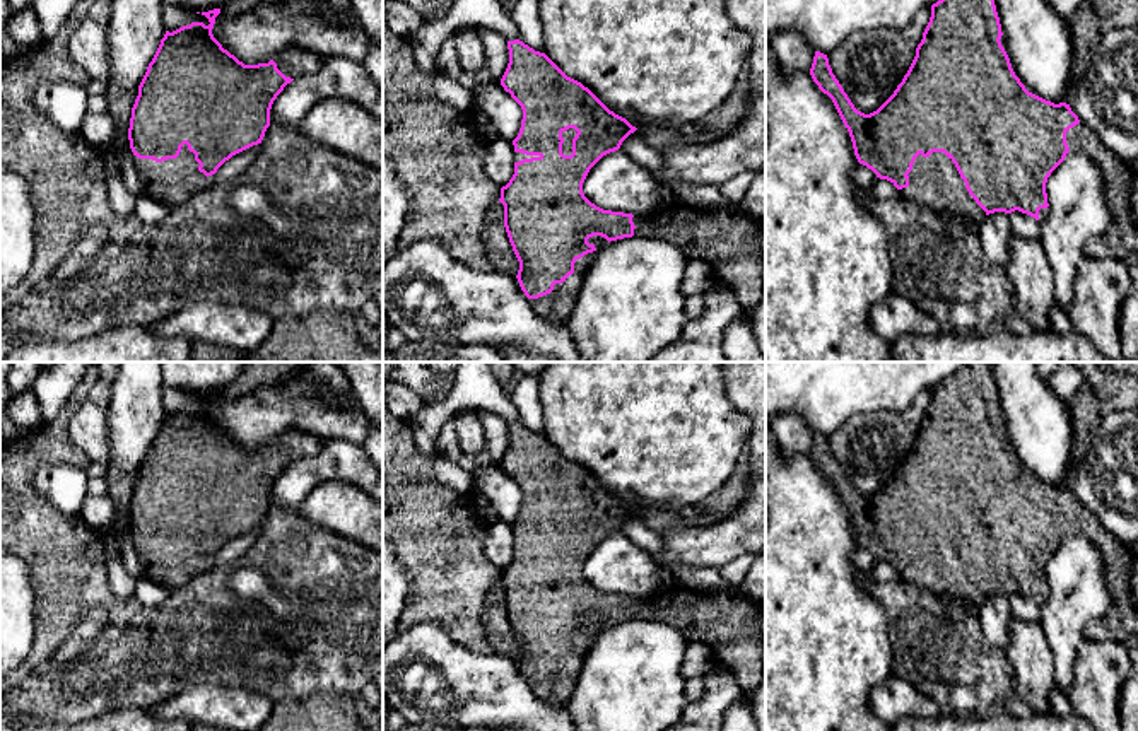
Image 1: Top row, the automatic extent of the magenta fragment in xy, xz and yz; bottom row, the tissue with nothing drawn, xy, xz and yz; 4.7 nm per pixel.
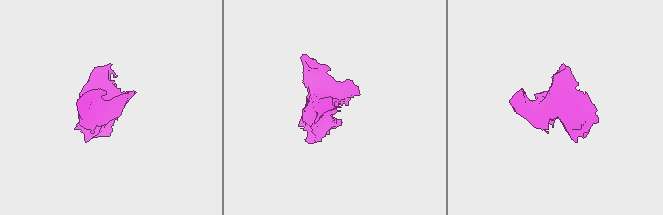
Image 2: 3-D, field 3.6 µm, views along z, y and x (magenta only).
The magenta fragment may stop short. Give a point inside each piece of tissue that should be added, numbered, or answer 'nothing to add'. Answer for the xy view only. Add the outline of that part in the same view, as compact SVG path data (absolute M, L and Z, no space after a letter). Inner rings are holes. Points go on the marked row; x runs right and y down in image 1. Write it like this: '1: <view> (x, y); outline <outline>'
1: xy (293, 62); outline M289 46L270 60L273 60L277 63L277 68L285 77L290 77L290 79L314 73L321 68L321 65L325 61L325 58L321 58L320 55L311 53L299 46ZM265 61L265 63L268 63L268 61Z
2: xy (173, 181); outline M185 143L176 159L155 162L152 159L138 159L133 155L133 162L142 183L142 191L149 198L173 208L195 193L214 186L215 174L205 176L198 171L195 154L188 150Z

